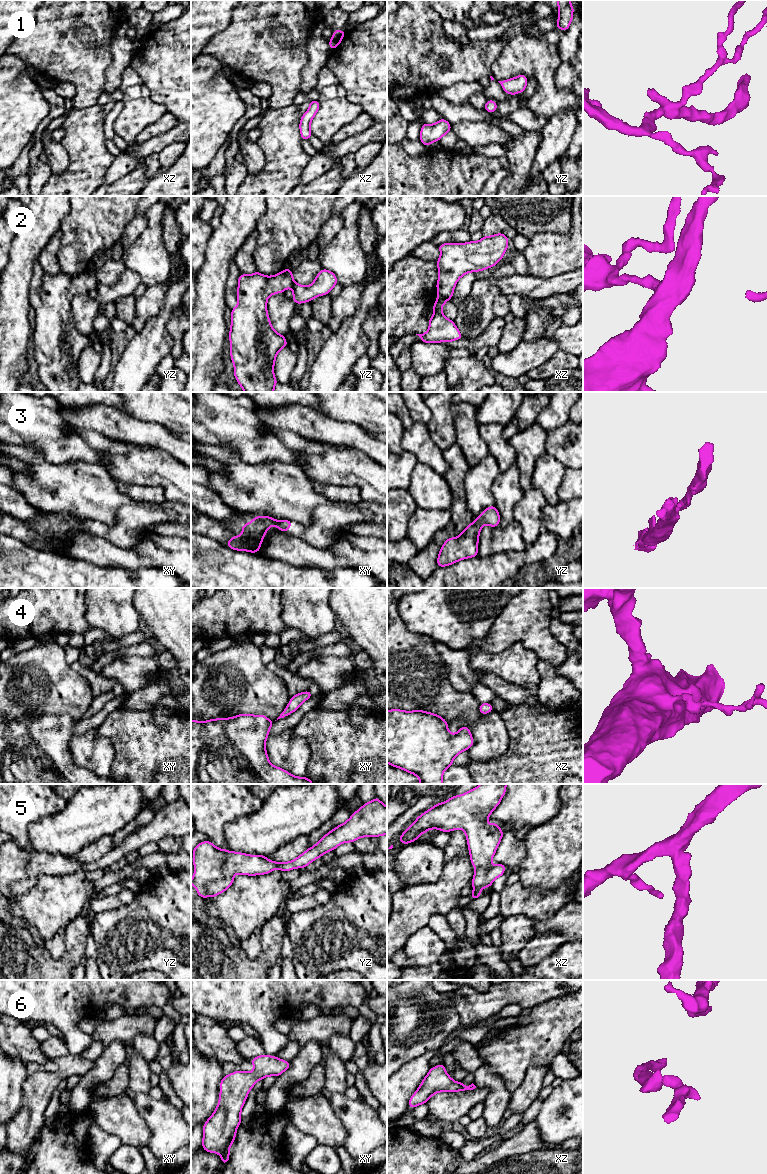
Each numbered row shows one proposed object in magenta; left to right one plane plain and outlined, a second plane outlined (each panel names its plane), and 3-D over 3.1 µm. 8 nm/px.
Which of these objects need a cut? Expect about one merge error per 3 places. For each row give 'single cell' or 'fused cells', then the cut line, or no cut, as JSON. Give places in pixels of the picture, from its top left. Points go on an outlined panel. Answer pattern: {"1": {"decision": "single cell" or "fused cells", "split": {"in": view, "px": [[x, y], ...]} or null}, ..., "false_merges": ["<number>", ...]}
{"1": {"decision": "single cell", "split": null}, "2": {"decision": "fused cells", "split": {"in": "xz", "px": [[438, 295], [448, 299]]}}, "3": {"decision": "single cell", "split": null}, "4": {"decision": "single cell", "split": null}, "5": {"decision": "single cell", "split": null}, "6": {"decision": "single cell", "split": null}, "false_merges": ["2"]}

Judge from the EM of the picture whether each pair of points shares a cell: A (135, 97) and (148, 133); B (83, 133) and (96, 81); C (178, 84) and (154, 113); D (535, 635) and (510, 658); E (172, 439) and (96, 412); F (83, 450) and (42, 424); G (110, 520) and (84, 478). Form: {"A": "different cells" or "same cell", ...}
{"A": "different cells", "B": "different cells", "C": "different cells", "D": "different cells", "E": "same cell", "F": "same cell", "G": "same cell"}

